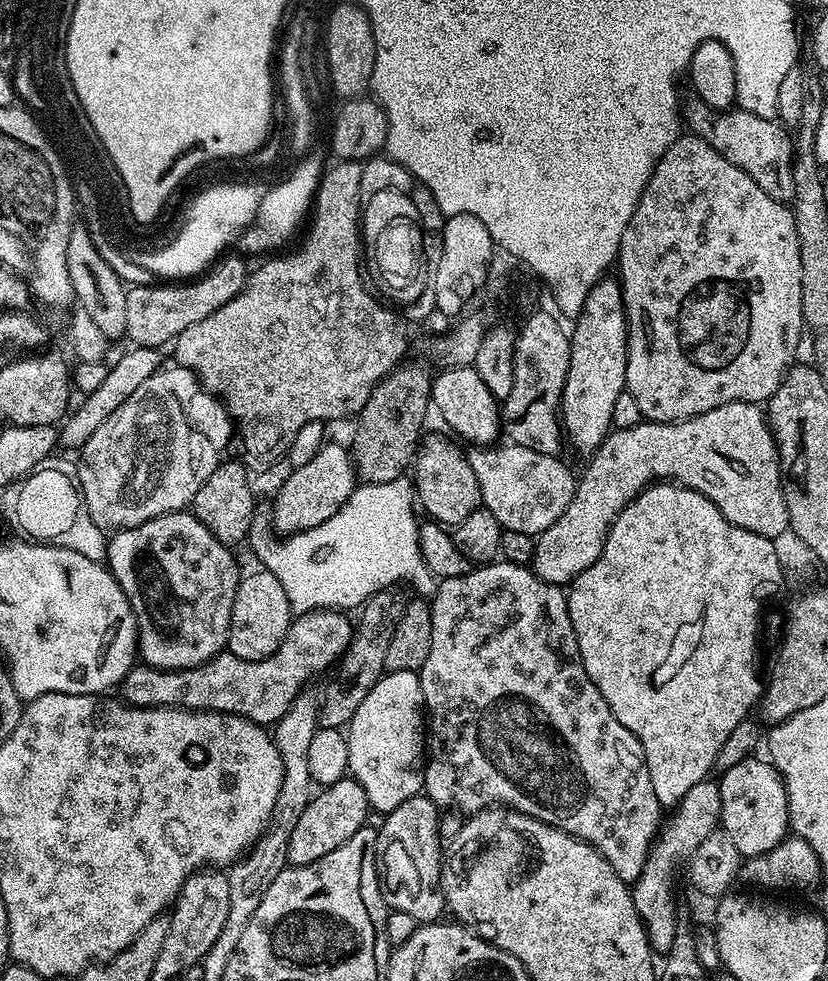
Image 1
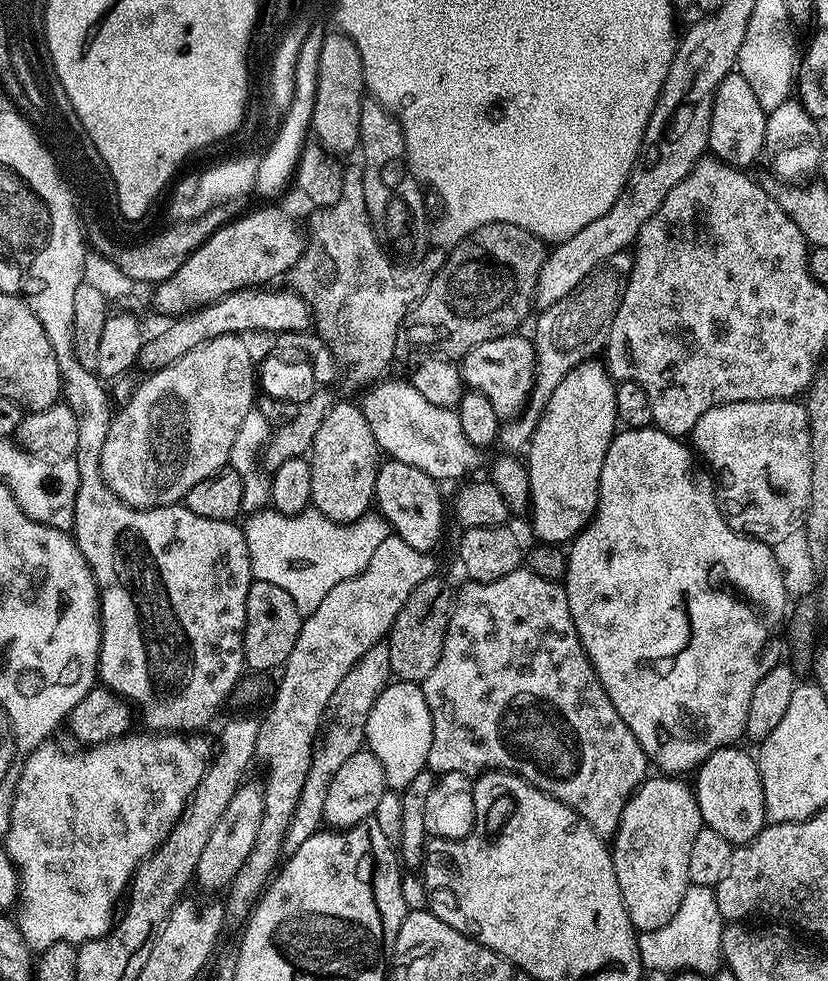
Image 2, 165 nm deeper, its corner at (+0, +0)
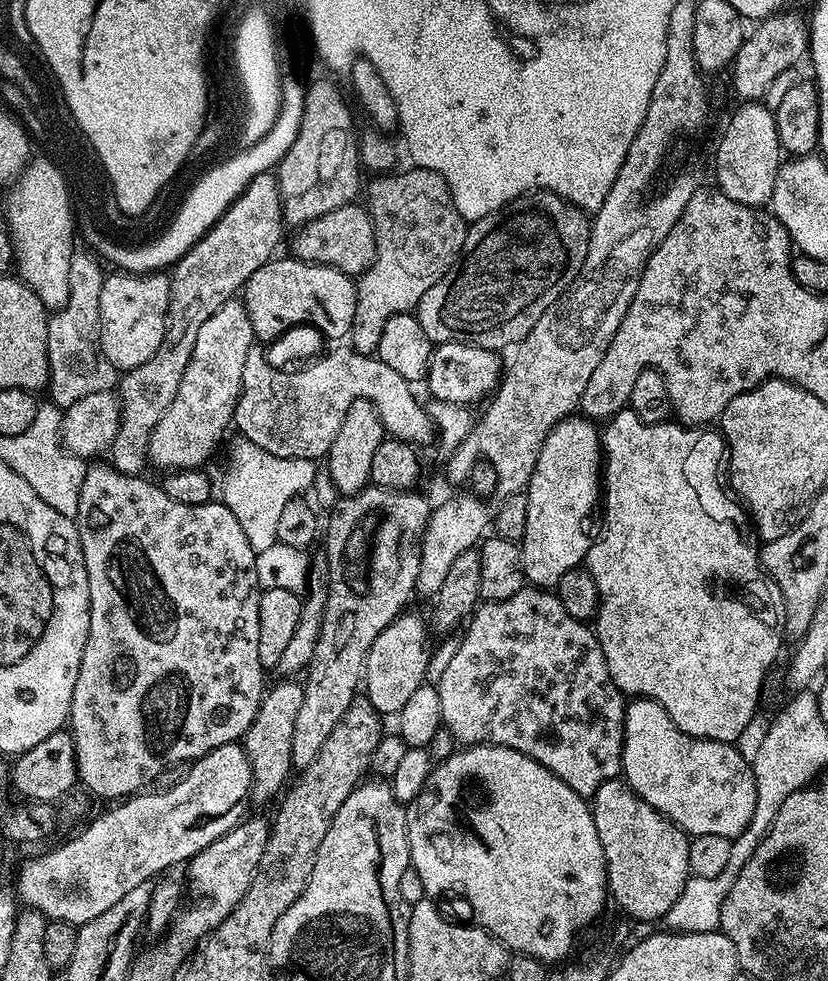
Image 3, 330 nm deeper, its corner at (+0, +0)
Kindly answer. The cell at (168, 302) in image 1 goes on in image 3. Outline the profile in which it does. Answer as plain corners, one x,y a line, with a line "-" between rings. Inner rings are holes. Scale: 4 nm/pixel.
353,202
338,206
338,210
330,210
330,214
322,214
322,218
314,218
303,225
292,240
291,255
297,260
325,264
345,272
347,276
359,278
376,260
376,227
367,207
360,205
359,208
358,205

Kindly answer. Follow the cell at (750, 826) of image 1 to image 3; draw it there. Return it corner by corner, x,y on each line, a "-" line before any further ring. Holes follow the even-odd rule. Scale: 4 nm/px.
636,698
625,707
624,745
620,763
623,779
637,796
654,806
654,810
661,812
666,819
673,820
689,837
718,834
731,838
746,830
750,817
754,815
756,787
752,765
738,749
722,742
699,740
678,730
670,714
666,714
656,700

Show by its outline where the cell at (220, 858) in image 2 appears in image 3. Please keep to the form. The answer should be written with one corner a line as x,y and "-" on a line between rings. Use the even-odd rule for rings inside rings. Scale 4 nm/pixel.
284,678
276,683
280,684
274,685
273,688
271,685
265,691
263,698
260,699
258,714
254,722
250,722
242,737
242,747
252,771
250,796
253,801
256,799
260,804
266,803
271,796
276,794
278,796
289,779
288,774
293,773
290,737
294,734
294,714
298,714
304,697
303,683
292,678

